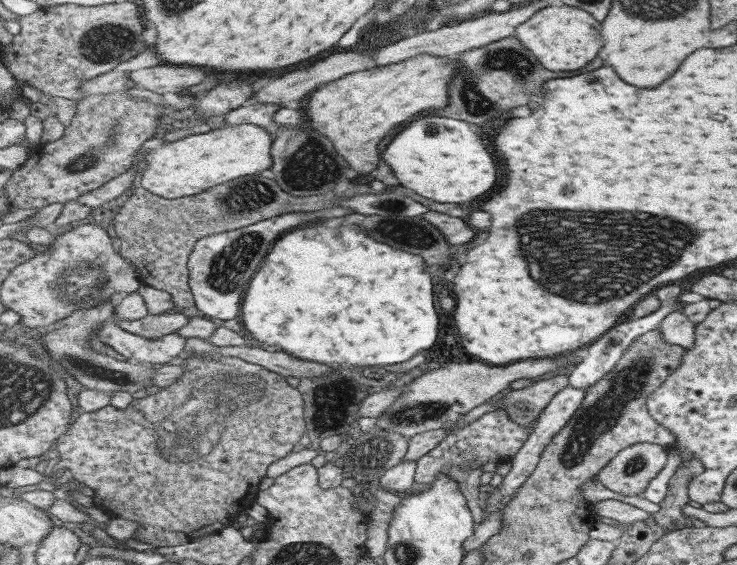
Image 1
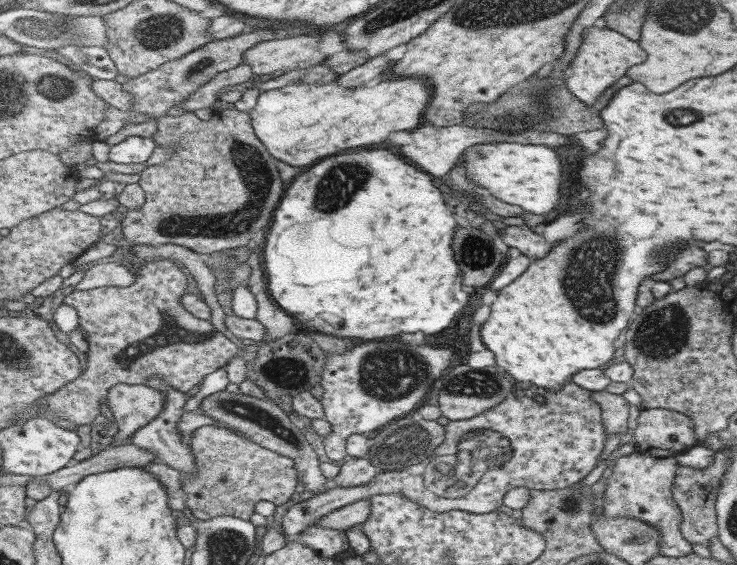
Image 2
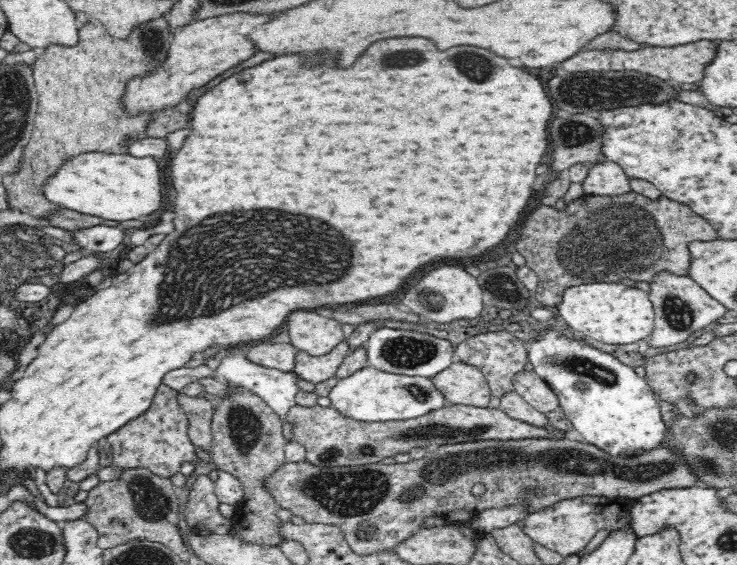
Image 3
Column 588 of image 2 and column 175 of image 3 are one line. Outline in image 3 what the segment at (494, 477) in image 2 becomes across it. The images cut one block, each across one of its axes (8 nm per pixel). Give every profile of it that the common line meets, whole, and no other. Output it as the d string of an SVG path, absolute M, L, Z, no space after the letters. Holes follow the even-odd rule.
M163 383L156 390L152 406L142 416L134 418L120 430L104 438L113 450L110 454L113 466L123 469L147 468L154 475L169 479L182 471L184 464L200 464L200 456L196 452L198 448L188 436L188 418L178 402L181 393Z

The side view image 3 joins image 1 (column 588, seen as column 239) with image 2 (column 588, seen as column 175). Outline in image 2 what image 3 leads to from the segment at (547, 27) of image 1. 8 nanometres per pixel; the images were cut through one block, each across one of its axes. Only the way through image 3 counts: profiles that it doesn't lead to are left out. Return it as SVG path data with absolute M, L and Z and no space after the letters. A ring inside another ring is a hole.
M598 25L586 35L585 41L581 43L571 62L572 66L568 66L571 72L567 74L566 86L579 100L586 102L589 106L595 106L599 96L610 88L615 80L626 75L631 66L637 66L641 62L645 62L645 52L637 46L637 42Z

